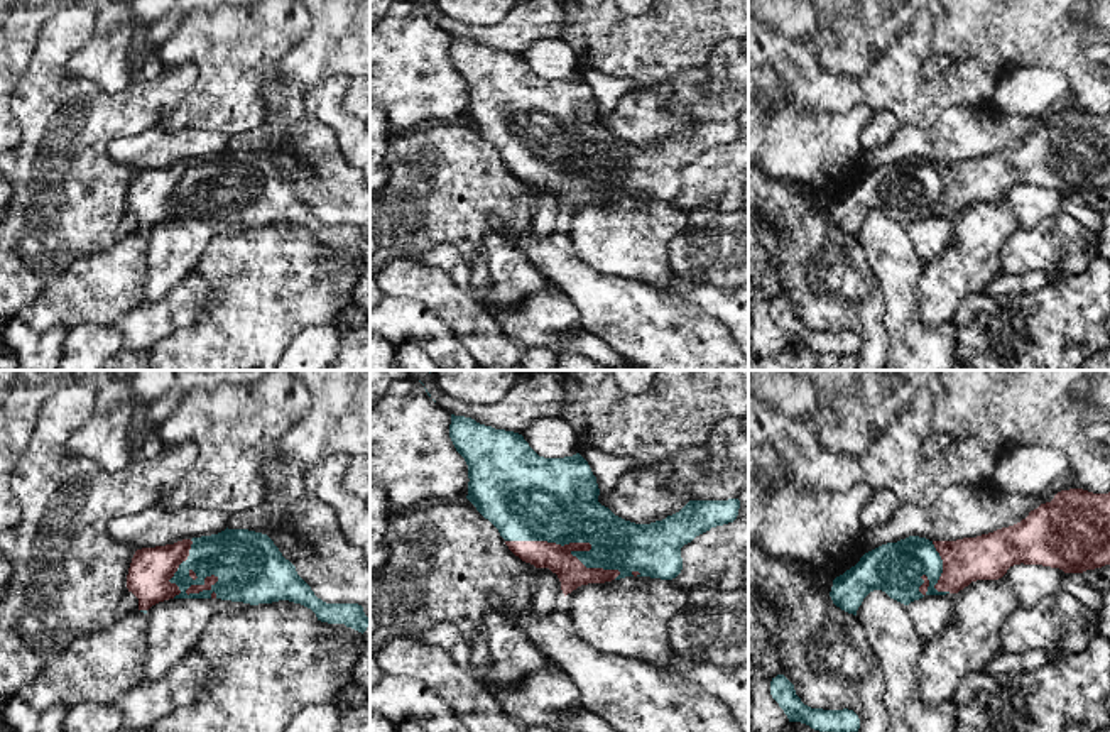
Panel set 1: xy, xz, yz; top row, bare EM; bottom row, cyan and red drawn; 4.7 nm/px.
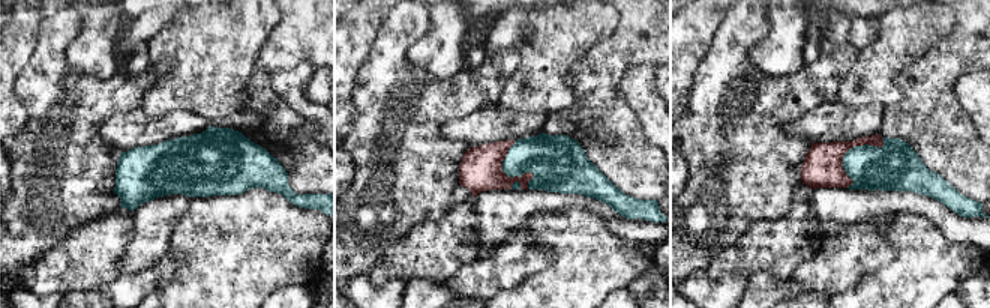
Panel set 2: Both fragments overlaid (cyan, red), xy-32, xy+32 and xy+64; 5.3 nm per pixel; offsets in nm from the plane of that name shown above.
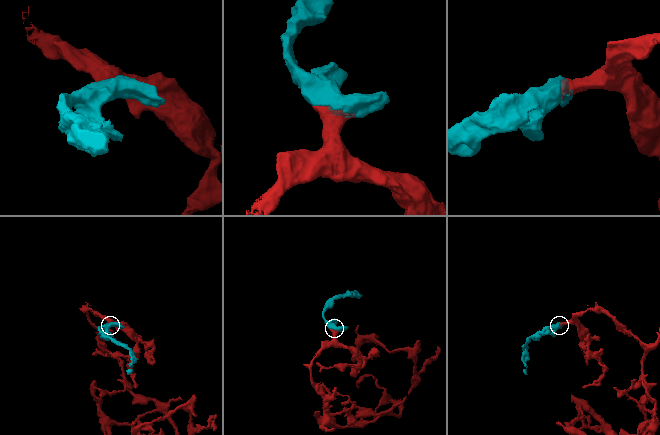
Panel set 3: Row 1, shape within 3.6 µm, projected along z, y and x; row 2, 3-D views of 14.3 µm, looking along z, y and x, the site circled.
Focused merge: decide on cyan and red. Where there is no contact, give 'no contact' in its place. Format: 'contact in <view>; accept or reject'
contact in xz; accept

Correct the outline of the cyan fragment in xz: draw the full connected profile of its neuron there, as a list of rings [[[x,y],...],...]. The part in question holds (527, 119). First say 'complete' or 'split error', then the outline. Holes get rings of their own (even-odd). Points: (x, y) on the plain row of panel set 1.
split error; [[[454,36],[449,59],[468,86],[466,120],[498,150],[515,178],[556,194],[564,218],[581,206],[625,198],[672,201],[683,191],[684,166],[711,149],[733,144],[738,137],[738,120],[689,122],[679,134],[662,142],[635,145],[598,123],[596,98],[579,74],[544,79],[519,54]]]

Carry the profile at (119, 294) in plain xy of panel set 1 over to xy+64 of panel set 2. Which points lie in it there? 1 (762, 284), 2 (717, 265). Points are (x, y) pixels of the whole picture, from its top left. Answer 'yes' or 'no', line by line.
1: no
2: yes

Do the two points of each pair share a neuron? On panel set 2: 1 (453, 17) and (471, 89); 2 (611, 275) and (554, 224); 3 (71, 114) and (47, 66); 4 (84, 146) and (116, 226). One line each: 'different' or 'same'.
1: different
2: same
3: same
4: different

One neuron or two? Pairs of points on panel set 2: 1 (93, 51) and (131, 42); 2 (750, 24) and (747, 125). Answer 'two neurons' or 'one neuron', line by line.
1: two neurons
2: one neuron

